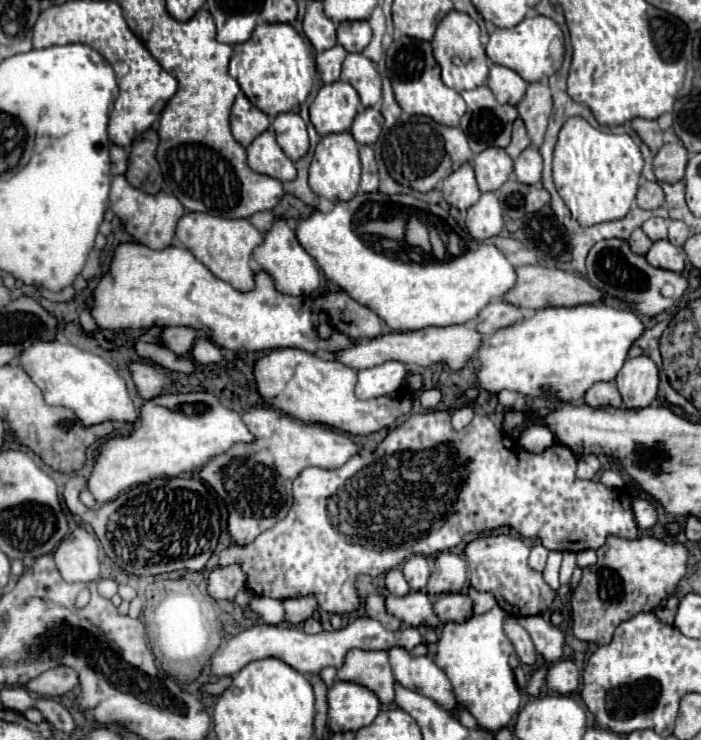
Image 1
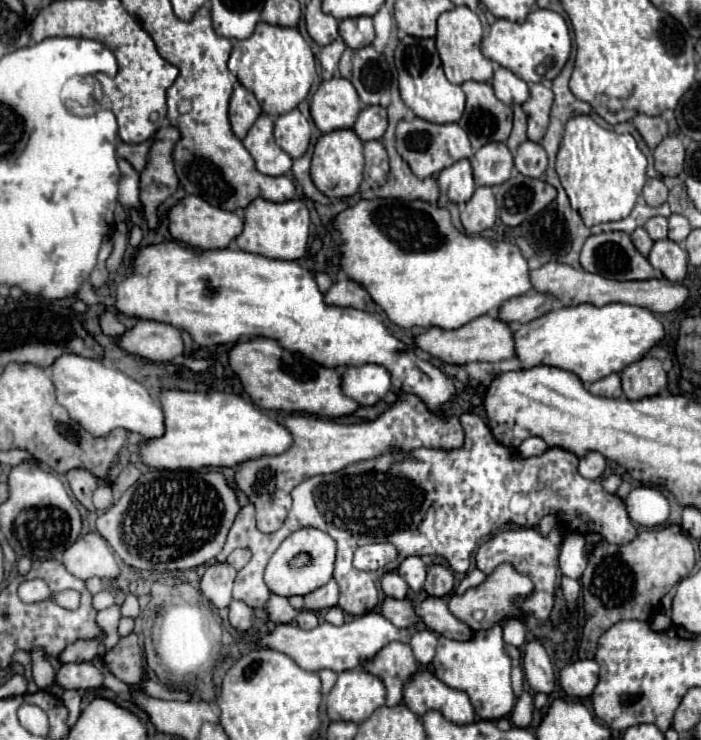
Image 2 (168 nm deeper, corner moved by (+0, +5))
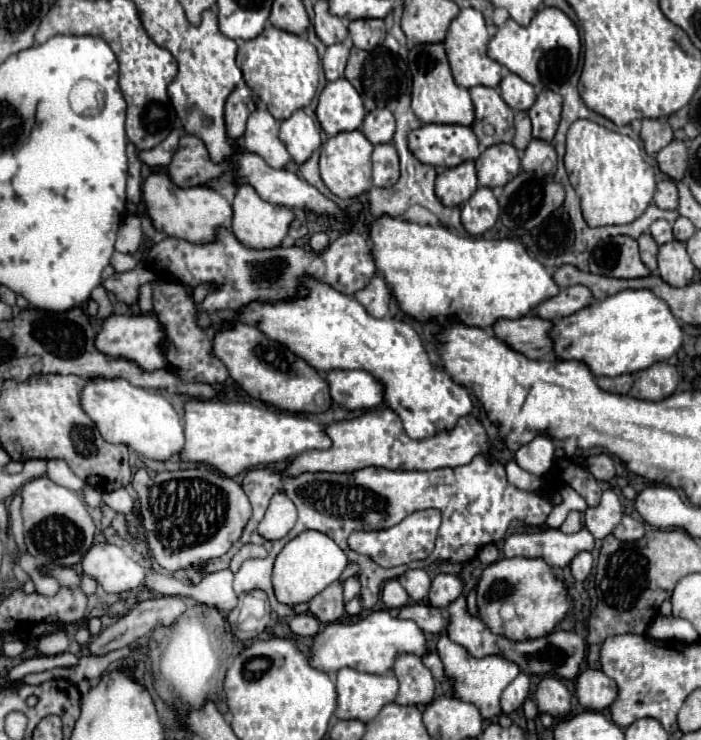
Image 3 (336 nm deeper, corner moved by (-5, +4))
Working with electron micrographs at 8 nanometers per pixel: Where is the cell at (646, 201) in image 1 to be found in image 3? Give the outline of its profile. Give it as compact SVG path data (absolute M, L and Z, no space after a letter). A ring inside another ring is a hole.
M671 179L659 181L653 201L655 201L655 205L659 205L661 209L677 209L679 197L677 197L677 185L675 185L675 181L671 181Z

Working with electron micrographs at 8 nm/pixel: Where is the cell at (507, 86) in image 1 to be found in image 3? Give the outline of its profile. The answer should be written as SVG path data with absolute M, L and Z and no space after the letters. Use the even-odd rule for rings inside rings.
M509 73L499 83L499 91L503 93L503 99L511 109L515 111L529 111L529 107L535 103L535 89L527 81L523 81L519 75Z

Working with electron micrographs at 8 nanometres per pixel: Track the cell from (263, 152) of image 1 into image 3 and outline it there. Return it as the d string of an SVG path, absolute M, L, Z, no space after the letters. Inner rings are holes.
M257 103L257 109L247 121L247 131L243 135L243 149L265 159L273 169L283 169L291 155L279 141L279 121L267 111L265 103Z

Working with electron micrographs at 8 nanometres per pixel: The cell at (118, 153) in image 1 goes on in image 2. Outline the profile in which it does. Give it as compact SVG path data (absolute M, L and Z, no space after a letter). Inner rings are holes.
M122 142L122 144L118 144L116 152L118 152L120 158L128 160L140 172L146 166L148 148L150 148L150 142L142 142L142 144L126 144L126 142Z

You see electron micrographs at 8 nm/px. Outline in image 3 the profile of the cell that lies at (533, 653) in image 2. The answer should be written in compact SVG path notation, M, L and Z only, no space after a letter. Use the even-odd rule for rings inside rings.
M553 677L541 679L535 693L535 701L537 701L539 713L549 713L555 719L563 719L571 711L571 695L567 687Z

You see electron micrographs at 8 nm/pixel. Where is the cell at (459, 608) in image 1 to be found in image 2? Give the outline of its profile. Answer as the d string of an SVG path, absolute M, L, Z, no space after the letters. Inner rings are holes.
M500 564L496 568L496 572L492 576L488 576L480 586L466 590L462 596L452 594L448 600L448 608L450 612L464 624L468 624L472 630L482 630L482 628L490 628L494 624L498 624L502 620L502 616L514 614L514 616L522 616L522 612L510 602L516 596L528 596L532 592L532 582L526 574L518 574L514 568L510 568L510 564ZM474 612L484 612L482 620L474 620Z

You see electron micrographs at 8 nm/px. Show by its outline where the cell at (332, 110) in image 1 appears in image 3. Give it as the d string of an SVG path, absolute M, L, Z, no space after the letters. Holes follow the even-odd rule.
M341 77L339 81L331 81L325 85L325 89L319 95L317 119L329 137L343 131L359 129L363 117L363 101L347 79Z

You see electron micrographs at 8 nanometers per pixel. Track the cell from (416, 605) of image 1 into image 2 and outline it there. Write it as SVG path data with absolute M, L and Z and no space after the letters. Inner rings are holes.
M438 598L434 608L428 608L428 600L420 602L422 606L416 606L416 616L436 634L452 638L452 640L466 640L466 636L470 636L470 628L466 624L462 624L460 620L452 618L452 614L448 612L446 600Z

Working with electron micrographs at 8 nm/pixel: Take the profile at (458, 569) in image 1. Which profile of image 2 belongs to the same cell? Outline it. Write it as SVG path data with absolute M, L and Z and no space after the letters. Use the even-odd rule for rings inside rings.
M440 562L440 564L434 564L430 570L428 570L428 578L426 578L426 584L424 584L424 590L428 592L428 596L448 596L452 590L454 590L454 582L456 582L456 576L454 576L454 570Z

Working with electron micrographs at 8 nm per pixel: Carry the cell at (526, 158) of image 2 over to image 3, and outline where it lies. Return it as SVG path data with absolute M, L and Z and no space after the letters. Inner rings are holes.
M533 139L529 143L529 147L525 149L525 155L521 159L521 167L527 171L527 173L535 173L543 163L545 159L551 159L555 161L555 149L551 143L547 141L541 141L541 139Z

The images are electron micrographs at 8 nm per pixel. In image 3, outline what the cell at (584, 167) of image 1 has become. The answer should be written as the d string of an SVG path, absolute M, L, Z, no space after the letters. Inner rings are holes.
M643 117L633 119L629 125L615 125L615 131L609 131L589 119L577 119L569 131L567 131L567 153L565 153L565 169L569 173L569 181L573 189L577 191L581 199L581 209L583 217L589 227L601 227L601 225L623 225L631 223L637 217L643 215L647 205L653 203L657 183L670 179L665 176L657 166L656 160L647 155L643 149L641 139L641 127L643 127Z

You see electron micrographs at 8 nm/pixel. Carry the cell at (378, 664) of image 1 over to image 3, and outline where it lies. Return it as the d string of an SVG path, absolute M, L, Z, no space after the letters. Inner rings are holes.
M403 655L393 667L399 679L399 705L429 705L435 697L435 681L431 671L415 655Z

